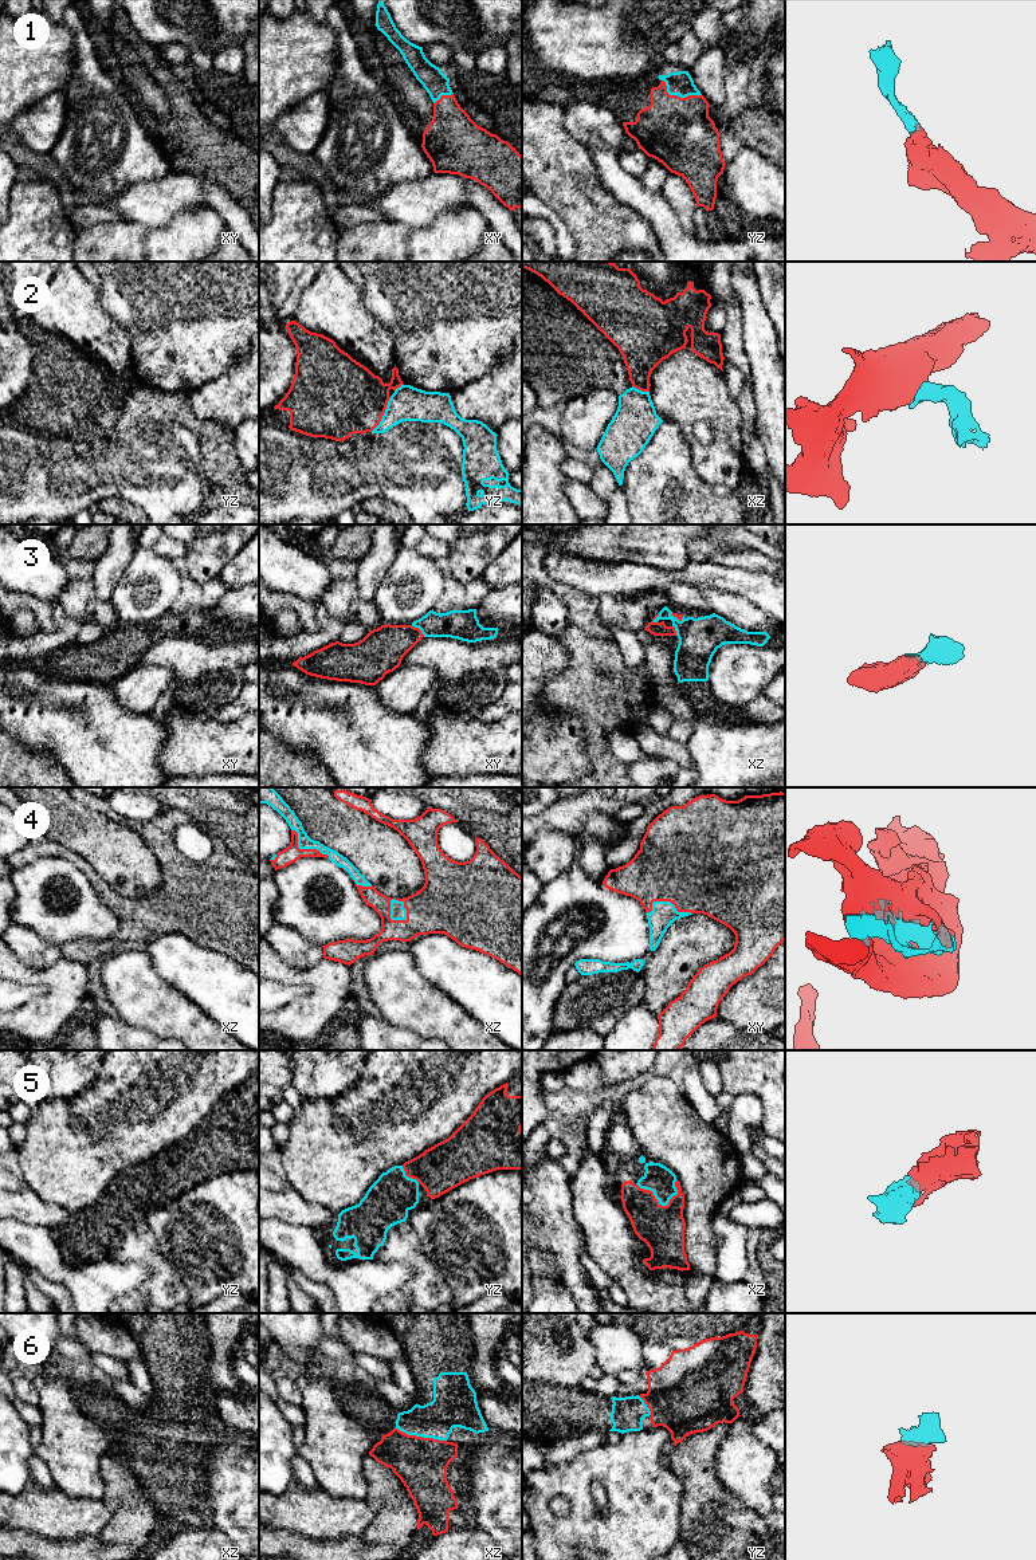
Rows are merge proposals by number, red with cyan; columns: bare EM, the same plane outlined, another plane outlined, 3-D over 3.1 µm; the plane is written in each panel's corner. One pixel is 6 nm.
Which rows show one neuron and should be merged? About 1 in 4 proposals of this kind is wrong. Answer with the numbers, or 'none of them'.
1, 3, 4, 5, 6

